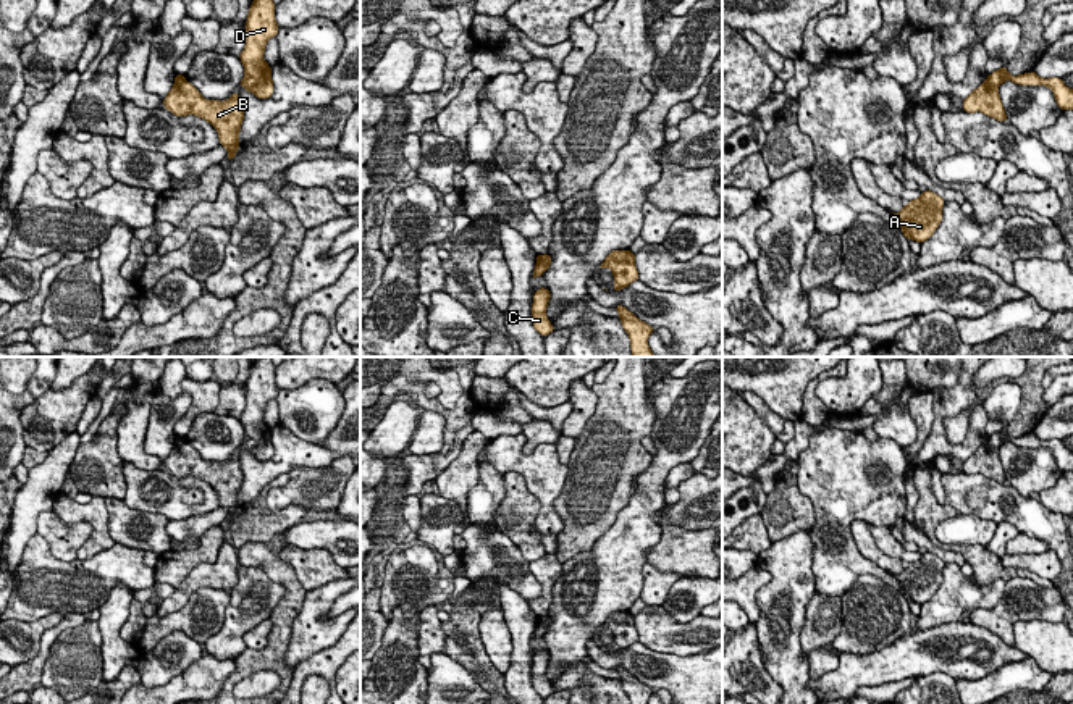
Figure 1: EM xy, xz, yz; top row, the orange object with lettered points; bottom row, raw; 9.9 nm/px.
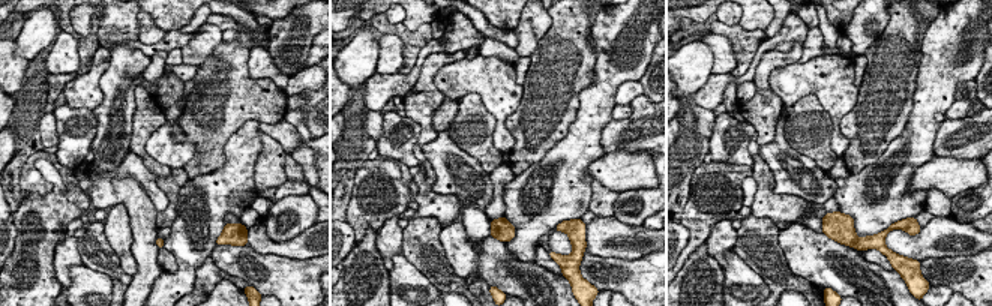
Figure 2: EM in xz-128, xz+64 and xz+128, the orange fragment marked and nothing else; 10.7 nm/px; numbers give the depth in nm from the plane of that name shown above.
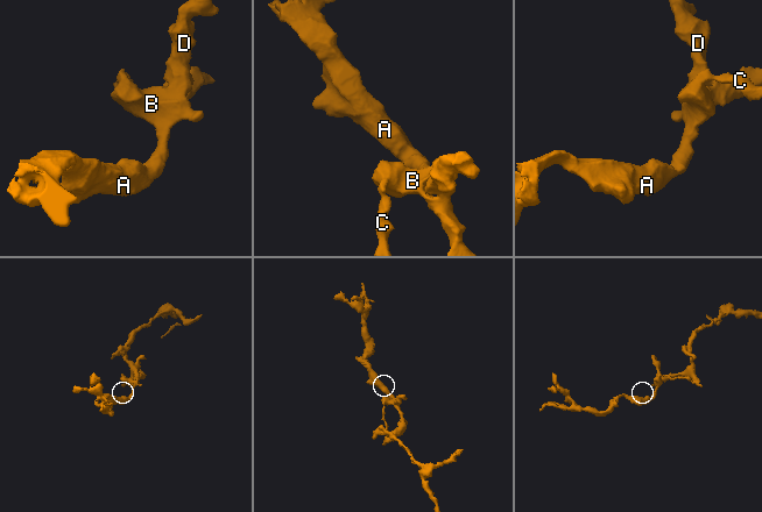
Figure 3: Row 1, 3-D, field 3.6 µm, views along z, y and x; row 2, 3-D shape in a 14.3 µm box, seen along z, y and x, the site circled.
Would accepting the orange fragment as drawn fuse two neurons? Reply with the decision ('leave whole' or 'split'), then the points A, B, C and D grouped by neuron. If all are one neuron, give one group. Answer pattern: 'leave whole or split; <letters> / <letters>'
split; A B D / C

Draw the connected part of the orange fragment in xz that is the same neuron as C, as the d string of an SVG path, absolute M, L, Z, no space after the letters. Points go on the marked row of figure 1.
M536 289L533 295L533 305L532 305L532 323L533 328L540 333L540 336L546 337L549 333L554 331L554 326L546 318L545 312L549 302L549 289Z

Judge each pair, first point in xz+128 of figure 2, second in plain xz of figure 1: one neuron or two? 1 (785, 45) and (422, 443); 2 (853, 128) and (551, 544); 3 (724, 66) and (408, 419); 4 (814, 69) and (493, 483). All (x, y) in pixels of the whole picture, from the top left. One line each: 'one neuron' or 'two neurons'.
1: two neurons
2: two neurons
3: two neurons
4: two neurons

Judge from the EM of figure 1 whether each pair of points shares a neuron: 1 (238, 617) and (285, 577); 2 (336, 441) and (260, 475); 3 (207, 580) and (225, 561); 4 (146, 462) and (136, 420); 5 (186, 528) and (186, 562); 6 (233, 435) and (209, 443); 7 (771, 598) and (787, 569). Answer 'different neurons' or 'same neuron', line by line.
1: different neurons
2: same neuron
3: same neuron
4: same neuron
5: different neurons
6: same neuron
7: same neuron

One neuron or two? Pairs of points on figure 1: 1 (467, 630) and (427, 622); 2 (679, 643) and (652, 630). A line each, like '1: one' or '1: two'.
1: two
2: one

